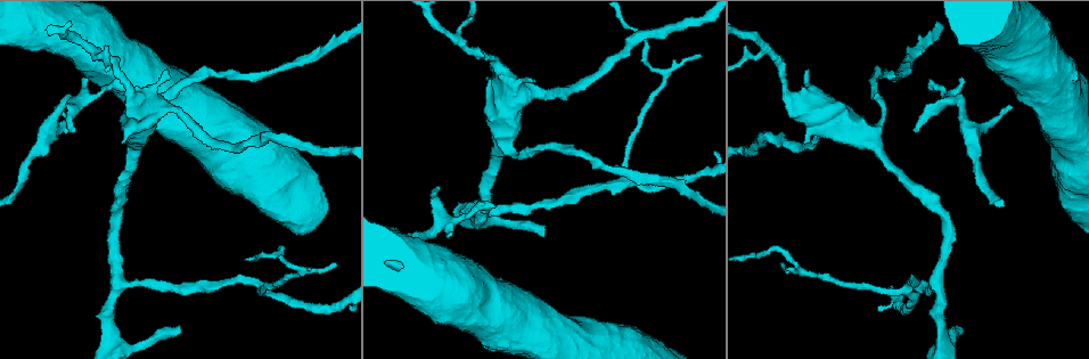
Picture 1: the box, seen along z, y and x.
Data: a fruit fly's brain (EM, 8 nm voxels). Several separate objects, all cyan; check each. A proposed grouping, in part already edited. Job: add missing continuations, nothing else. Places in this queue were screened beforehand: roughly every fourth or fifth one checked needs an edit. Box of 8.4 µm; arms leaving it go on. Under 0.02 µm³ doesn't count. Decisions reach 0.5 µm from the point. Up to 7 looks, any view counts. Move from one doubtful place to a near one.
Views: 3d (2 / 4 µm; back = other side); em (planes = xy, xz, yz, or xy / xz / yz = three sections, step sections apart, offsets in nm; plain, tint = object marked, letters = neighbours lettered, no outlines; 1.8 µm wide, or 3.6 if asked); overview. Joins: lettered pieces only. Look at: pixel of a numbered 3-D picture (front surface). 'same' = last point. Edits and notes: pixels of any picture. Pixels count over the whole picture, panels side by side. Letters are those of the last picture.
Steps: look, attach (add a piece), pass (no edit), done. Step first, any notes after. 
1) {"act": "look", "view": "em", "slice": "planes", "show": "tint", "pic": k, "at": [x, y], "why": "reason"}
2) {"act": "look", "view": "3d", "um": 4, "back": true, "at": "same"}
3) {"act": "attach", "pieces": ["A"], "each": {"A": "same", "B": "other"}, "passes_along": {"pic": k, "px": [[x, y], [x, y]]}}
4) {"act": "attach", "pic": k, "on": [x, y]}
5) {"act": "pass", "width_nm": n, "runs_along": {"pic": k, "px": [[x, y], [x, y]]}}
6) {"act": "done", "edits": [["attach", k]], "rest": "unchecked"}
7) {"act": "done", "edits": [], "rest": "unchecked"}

{"act": "look", "view": "3d", "um": 2, "pic": 1, "at": [494, 208], "why": "free end"}

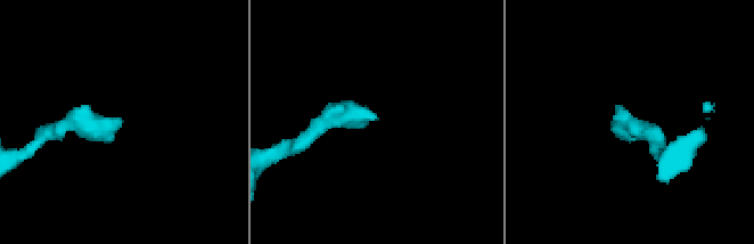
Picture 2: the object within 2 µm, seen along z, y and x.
{"act": "look", "view": "em", "slice": "planes", "show": "letters", "pic": 2, "at": [629, 119]}

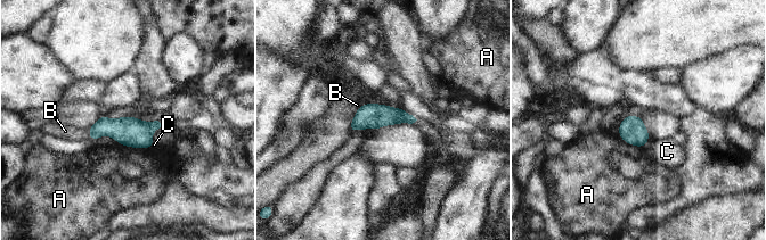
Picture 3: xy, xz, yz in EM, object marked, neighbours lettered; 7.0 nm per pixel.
{"act": "pass", "each": {"A": "other", "B": "other", "C": "other"}, "border": {"pic": 3, "px": [[650, 139], [644, 147]]}, "found": "none of them fits"}

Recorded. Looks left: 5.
{"act": "look", "view": "3d", "um": 4, "pic": 1, "at": [954, 327], "why": "free end"}

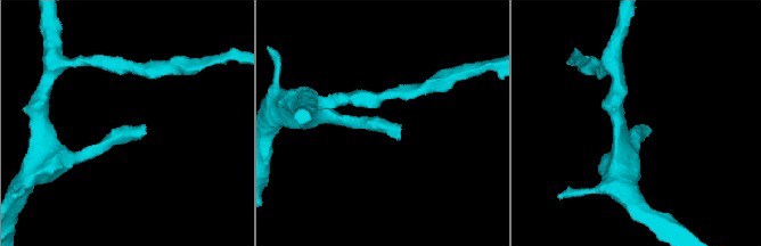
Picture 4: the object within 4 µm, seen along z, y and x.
{"act": "look", "view": "em", "slice": "yz", "step": 4, "show": "tint", "pic": 4, "at": [143, 124], "why": "shape alone is not enough"}

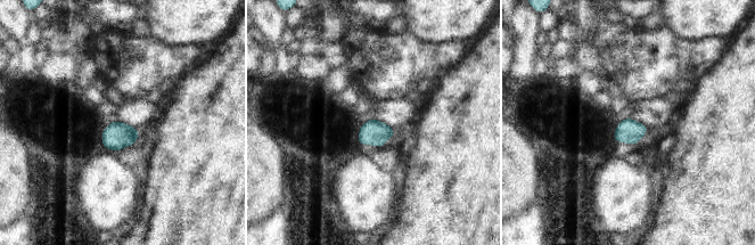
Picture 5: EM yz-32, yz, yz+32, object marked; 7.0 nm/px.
{"act": "look", "view": "em", "slice": "planes", "show": "letters", "at": "same", "why": "cut it another way"}

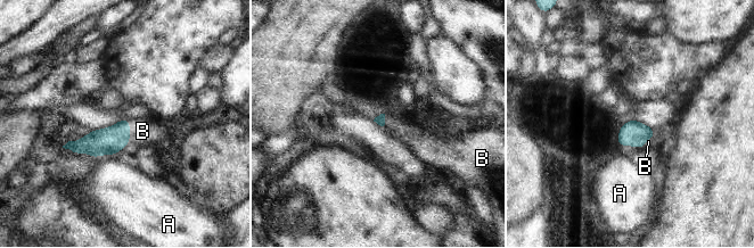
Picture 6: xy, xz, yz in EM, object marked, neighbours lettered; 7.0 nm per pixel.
{"act": "attach", "pieces": ["B"], "each": {"A": "other", "B": "same"}, "passes_along": {"pic": 6, "px": [[111, 140], [129, 131], [142, 131]]}, "found": "the neuron continues"}

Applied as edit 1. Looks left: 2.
{"act": "done", "edits": [["attach", 6]], "rest": "unchecked"}

